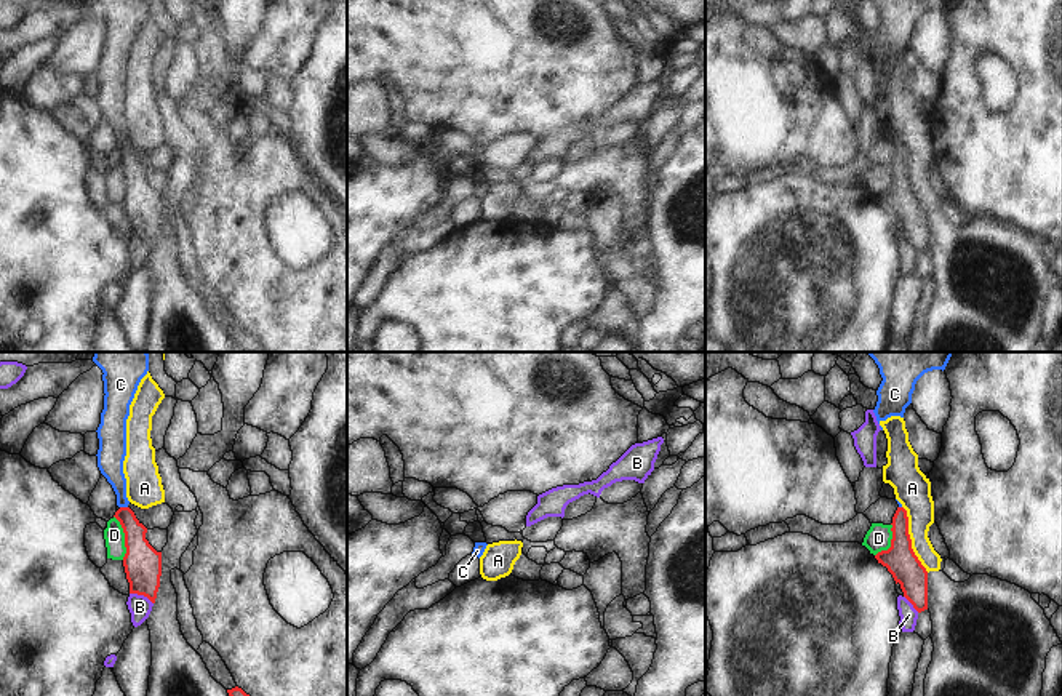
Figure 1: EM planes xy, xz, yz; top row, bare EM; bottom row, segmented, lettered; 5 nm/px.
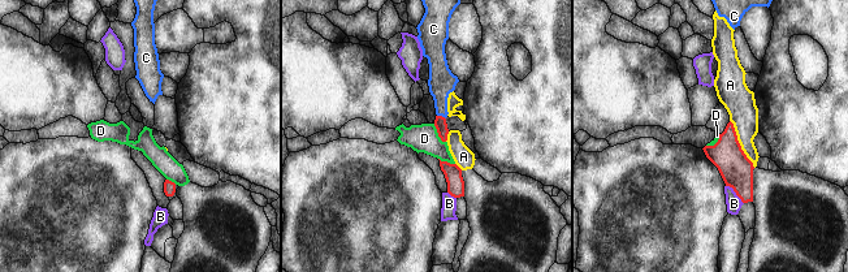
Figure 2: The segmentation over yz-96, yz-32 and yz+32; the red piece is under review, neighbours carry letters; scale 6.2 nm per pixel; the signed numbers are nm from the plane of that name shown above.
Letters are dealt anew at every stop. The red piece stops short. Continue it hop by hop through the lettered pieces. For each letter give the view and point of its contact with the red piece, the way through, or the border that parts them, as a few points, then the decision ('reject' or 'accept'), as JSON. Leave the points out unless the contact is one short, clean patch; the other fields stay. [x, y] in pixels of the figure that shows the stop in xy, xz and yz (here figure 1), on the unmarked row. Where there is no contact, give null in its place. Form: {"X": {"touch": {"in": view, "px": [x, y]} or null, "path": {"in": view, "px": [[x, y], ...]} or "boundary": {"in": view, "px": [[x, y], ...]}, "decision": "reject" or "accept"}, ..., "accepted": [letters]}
{"A": {"touch": {"in": "yz", "px": [910, 181]}, "boundary": {"in": "yz", "px": [[902, 148], [907, 157], [910, 189], [928, 213]]}, "decision": "reject"}, "B": {"touch": {"in": "xy", "px": [141, 236]}, "boundary": {"in": "xy", "px": [[130, 234], [141, 236], [152, 245]]}, "decision": "reject"}, "C": {"touch": {"in": "xy", "px": [123, 149]}, "path": {"in": "xy", "px": [[139, 196], [123, 149], [111, 101]]}, "decision": "accept"}, "D": {"touch": {"in": "xy", "px": [125, 180]}, "decision": "reject"}, "accepted": ["C"]}

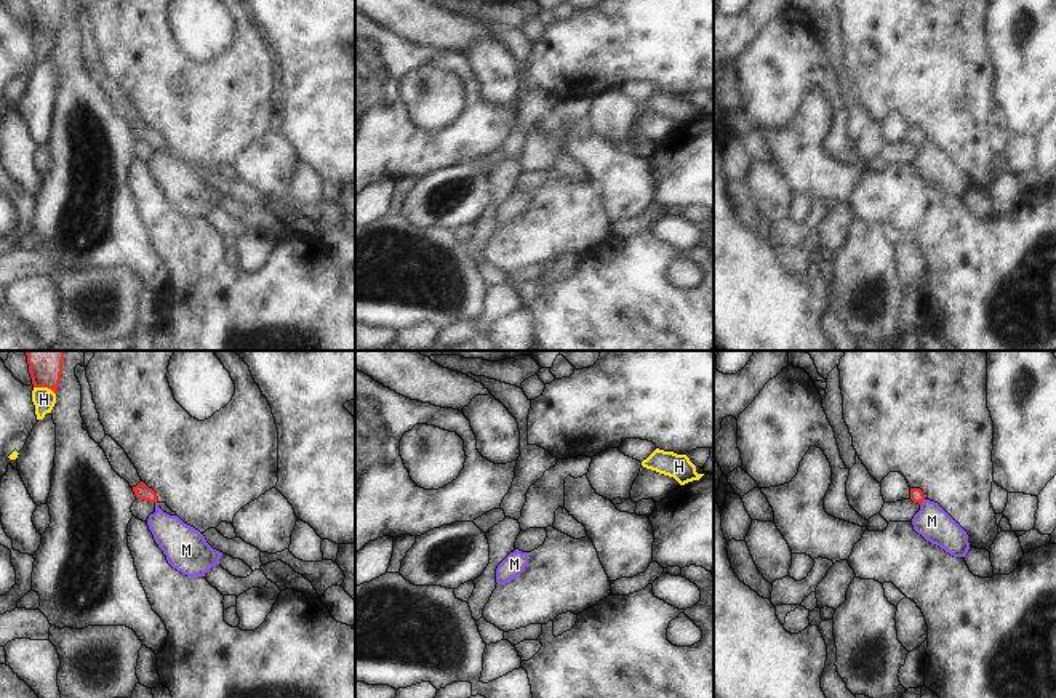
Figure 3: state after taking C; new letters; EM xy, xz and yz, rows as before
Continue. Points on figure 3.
{"H": {"touch": {"in": "xy", "px": [45, 28]}, "boundary": {"in": "xy", "px": [[34, 28], [47, 28], [55, 36]]}, "decision": "reject"}, "M": {"touch": {"in": "yz", "px": [922, 143]}, "boundary": {"in": "yz", "px": [[925, 141], [920, 146]]}, "decision": "reject"}, "accepted": []}

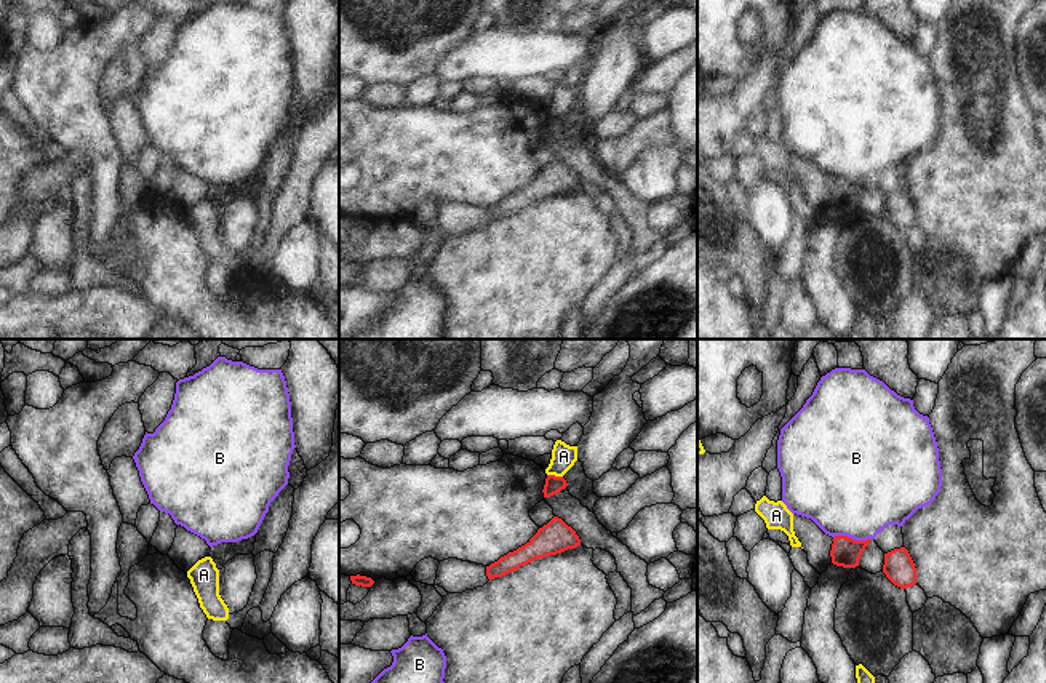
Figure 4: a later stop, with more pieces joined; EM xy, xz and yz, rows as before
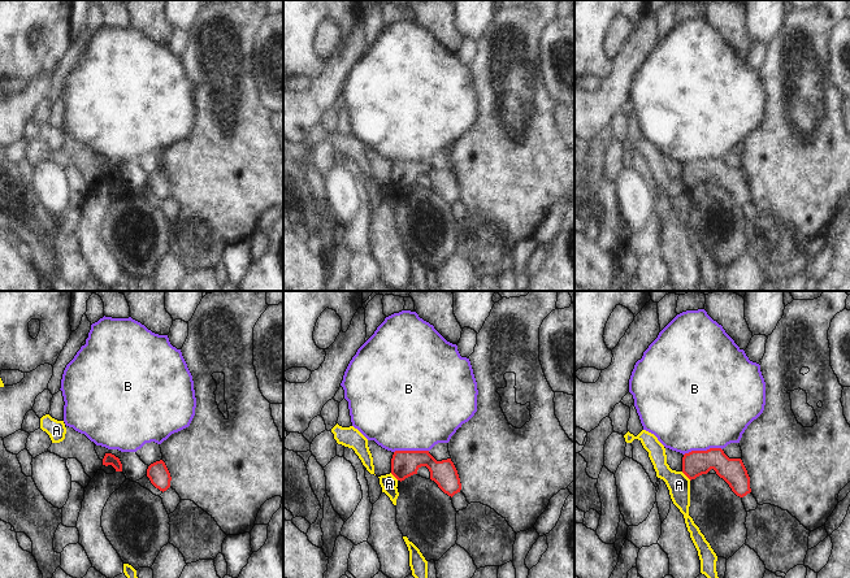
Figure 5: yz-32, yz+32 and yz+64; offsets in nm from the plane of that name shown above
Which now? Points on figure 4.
{"A": {"touch": {"in": "xz", "px": [554, 117]}, "boundary": {"in": "xz", "px": [[547, 115], [562, 119]]}, "decision": "reject"}, "B": {"touch": {"in": "yz", "px": [850, 179]}, "decision": "reject"}, "accepted": []}

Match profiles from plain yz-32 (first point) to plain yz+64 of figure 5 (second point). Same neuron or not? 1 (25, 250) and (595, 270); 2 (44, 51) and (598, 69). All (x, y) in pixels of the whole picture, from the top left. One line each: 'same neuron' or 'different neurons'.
1: different neurons
2: same neuron

